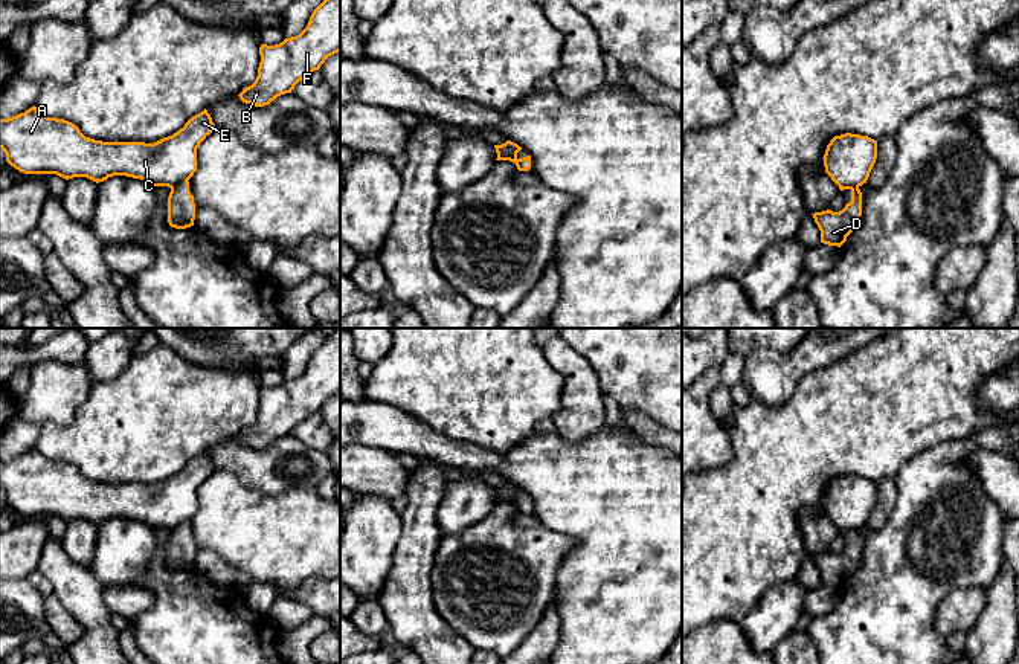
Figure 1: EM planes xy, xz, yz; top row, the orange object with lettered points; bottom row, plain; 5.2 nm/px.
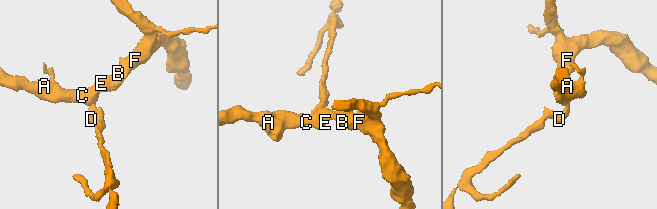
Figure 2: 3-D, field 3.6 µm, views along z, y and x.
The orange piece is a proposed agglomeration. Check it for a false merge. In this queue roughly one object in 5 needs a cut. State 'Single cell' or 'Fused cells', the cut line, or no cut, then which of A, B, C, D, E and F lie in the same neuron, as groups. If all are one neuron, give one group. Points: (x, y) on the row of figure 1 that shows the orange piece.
Fused cells. Split along xy (186, 179), (171, 188). Groups: A B C E F / D

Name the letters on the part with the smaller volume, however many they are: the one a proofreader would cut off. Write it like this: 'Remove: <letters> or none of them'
Remove: D

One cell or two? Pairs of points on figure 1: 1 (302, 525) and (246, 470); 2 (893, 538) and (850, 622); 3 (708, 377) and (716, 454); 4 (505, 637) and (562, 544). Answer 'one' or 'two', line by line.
1: two
2: one
3: one
4: one

